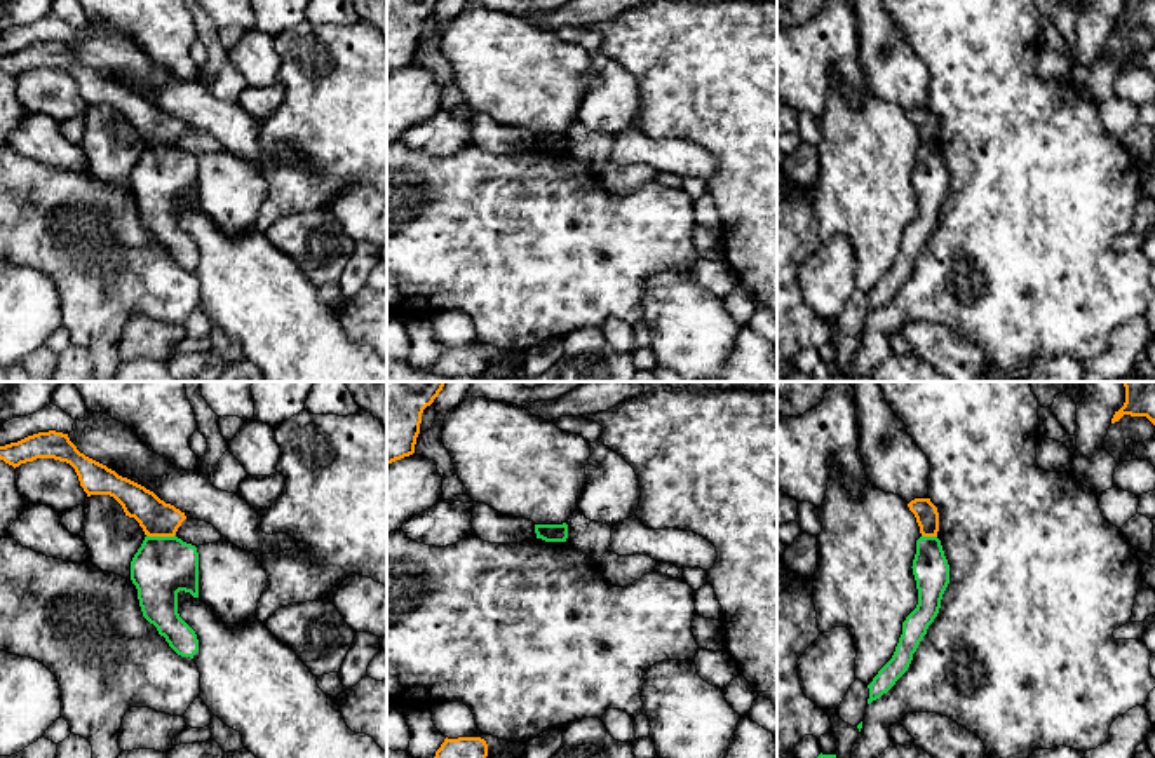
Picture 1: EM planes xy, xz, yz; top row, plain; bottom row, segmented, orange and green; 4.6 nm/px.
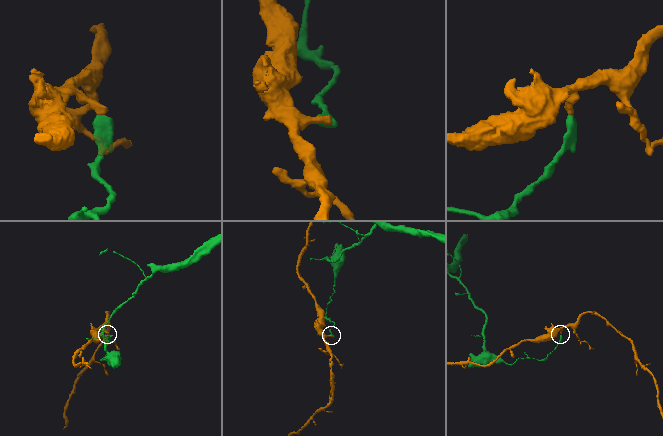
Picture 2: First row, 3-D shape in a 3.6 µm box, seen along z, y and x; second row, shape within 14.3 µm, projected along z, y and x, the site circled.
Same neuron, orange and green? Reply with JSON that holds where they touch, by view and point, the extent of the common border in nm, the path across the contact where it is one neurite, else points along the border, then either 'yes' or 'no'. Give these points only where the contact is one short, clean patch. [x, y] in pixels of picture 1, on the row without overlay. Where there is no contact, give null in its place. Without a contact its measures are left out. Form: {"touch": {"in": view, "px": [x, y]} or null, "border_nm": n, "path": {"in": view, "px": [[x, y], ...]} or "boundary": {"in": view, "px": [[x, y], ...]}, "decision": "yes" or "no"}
{"touch": {"in": "xy", "px": [161, 145]}, "border_nm": 140, "decision": "no"}

